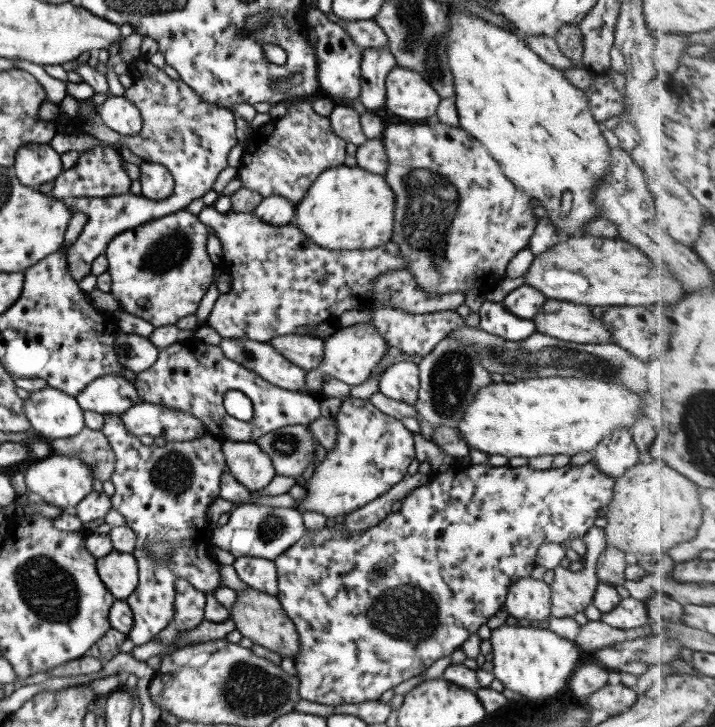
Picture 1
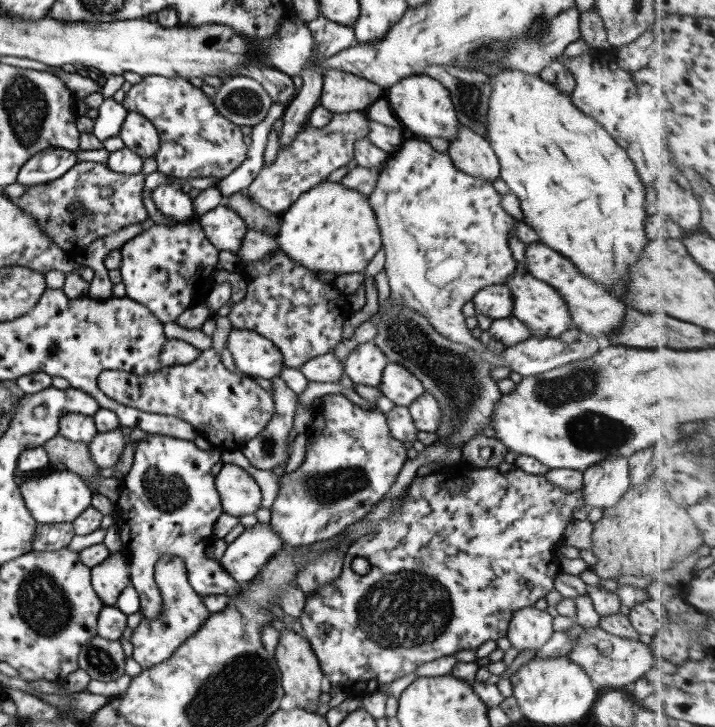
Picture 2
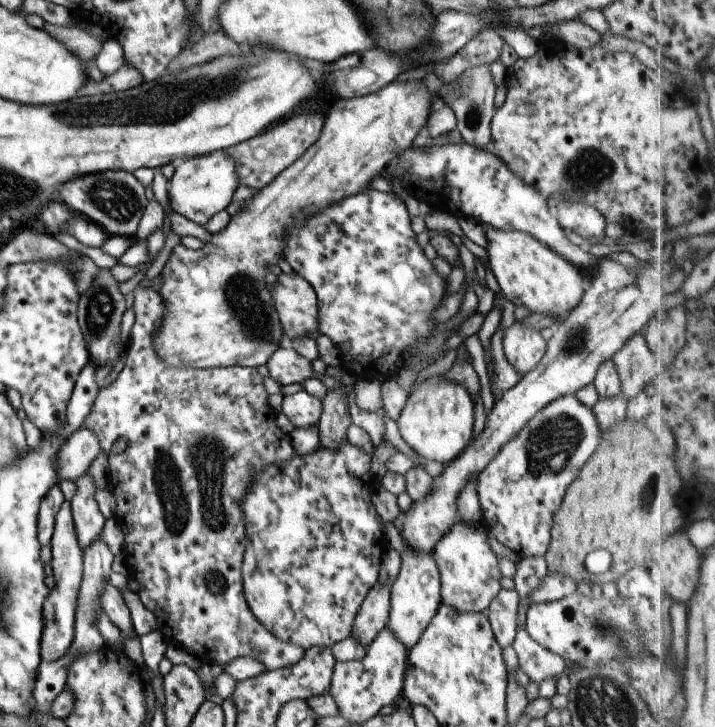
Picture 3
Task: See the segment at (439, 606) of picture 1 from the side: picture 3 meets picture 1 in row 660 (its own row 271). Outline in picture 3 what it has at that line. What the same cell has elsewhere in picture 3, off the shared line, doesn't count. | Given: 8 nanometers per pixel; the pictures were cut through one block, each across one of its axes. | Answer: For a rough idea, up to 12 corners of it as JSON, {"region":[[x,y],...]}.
{"region":[[359,191],[286,231],[318,332],[383,380],[445,298],[403,202]]}

